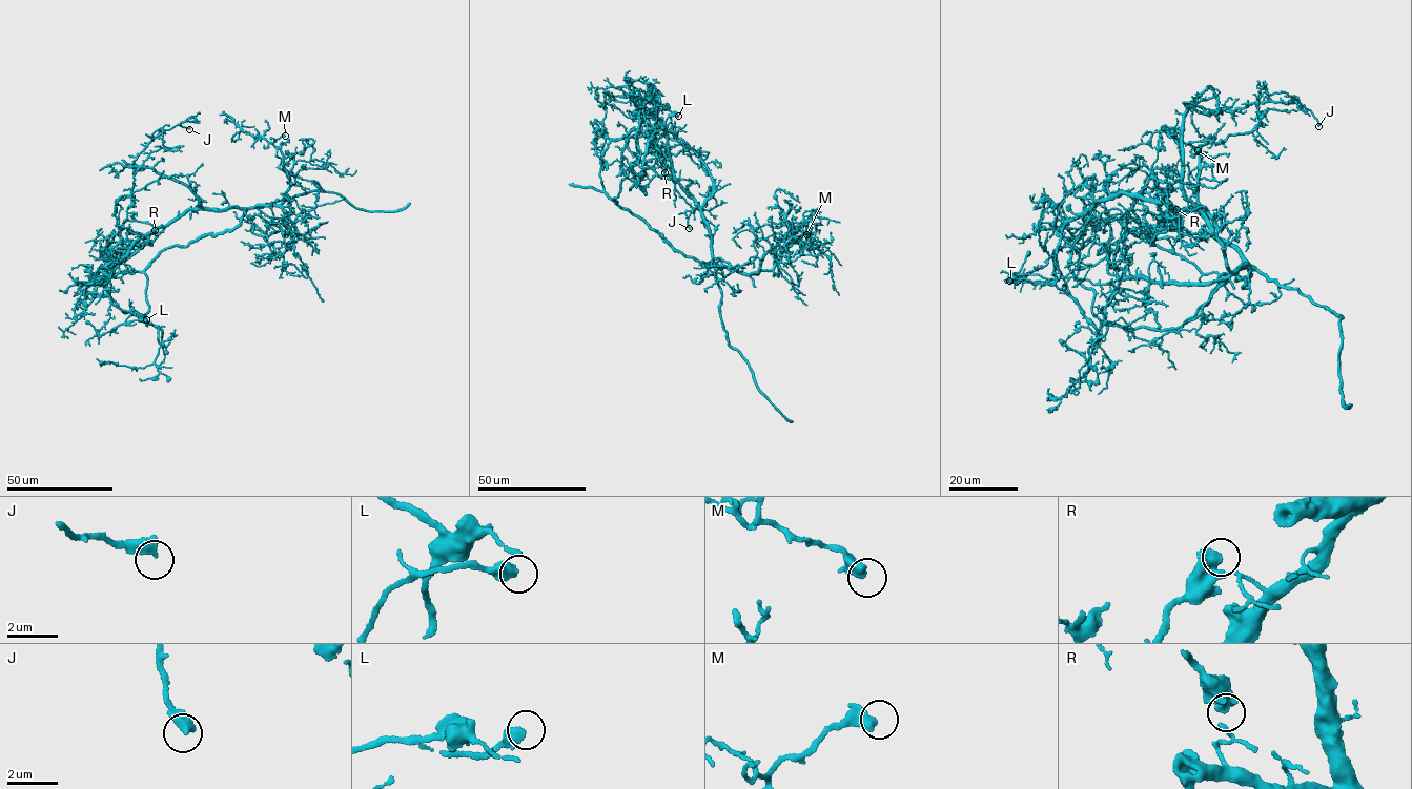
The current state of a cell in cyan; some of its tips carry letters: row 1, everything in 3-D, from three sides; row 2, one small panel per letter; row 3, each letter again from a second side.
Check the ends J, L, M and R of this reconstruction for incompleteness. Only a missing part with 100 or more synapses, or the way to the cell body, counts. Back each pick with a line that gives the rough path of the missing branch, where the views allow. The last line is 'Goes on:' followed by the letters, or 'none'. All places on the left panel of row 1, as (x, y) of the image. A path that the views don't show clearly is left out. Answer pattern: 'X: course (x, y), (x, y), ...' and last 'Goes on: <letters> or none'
Goes on: none

